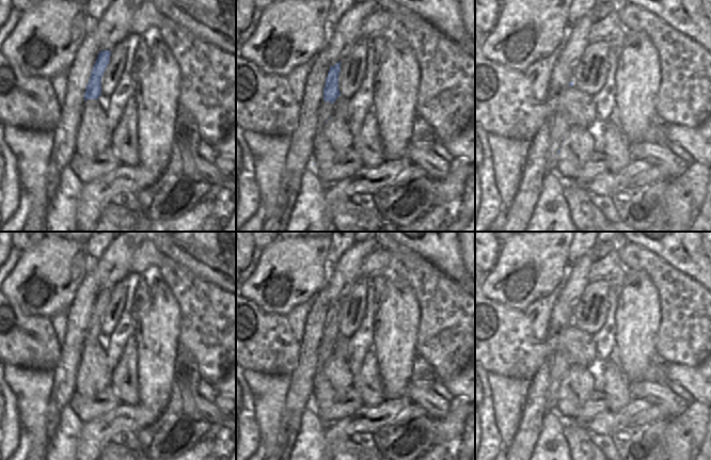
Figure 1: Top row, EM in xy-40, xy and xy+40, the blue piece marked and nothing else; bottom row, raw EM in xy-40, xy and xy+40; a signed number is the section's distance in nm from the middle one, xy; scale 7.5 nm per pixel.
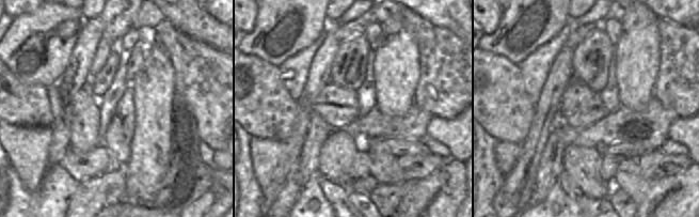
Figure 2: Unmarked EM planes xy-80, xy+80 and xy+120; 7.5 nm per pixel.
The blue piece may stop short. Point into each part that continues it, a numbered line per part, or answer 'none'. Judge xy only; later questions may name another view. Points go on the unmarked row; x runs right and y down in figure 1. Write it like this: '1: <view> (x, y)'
1: xy (342, 346)

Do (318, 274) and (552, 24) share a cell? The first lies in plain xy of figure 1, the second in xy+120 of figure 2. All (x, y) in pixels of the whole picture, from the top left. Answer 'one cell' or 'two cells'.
one cell

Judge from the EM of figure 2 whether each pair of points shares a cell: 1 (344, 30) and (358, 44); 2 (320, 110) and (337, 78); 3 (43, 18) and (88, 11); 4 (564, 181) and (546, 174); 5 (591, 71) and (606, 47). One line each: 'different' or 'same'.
1: different
2: different
3: different
4: different
5: same

